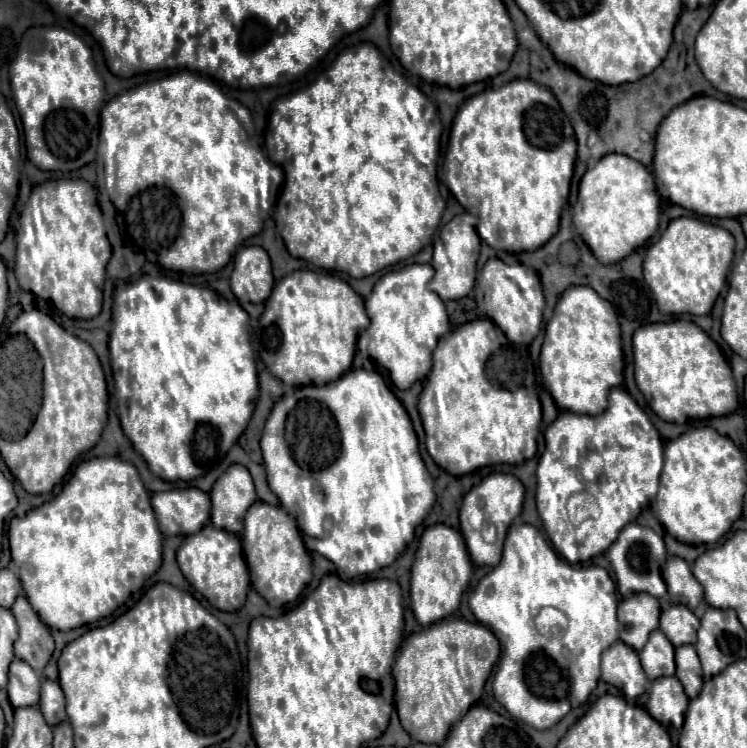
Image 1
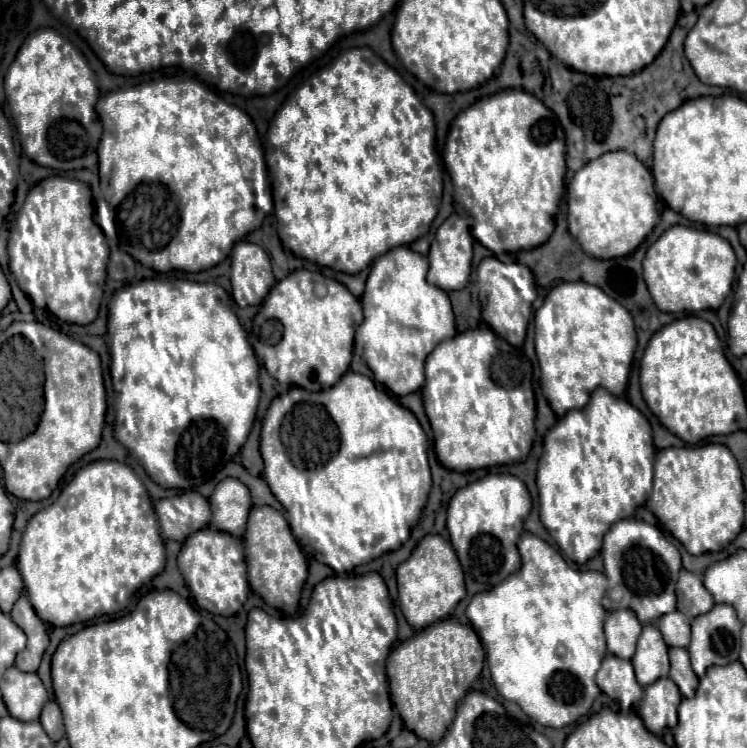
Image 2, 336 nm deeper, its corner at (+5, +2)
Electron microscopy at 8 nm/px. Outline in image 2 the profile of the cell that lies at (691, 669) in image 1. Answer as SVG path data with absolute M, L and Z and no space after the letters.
M669 648L669 660L671 660L671 680L679 686L681 694L685 698L693 698L697 690L697 676L691 672L691 662L685 648Z

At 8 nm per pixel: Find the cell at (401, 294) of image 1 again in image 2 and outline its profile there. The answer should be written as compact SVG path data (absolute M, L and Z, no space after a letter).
M405 246L393 248L373 262L371 274L367 278L365 294L361 296L365 320L361 326L356 328L350 369L387 386L387 390L391 390L395 396L405 396L405 394L421 390L421 386L425 382L425 374L423 374L425 358L431 354L431 350L437 346L439 340L457 334L451 300L449 300L447 292L431 286L425 280L427 268L429 268L429 262L425 256L413 252Z

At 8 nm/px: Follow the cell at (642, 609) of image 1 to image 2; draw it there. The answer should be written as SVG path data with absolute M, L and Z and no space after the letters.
M615 610L609 612L605 620L605 636L607 636L607 652L613 656L623 656L629 660L635 654L635 644L641 632L641 622L631 610Z

